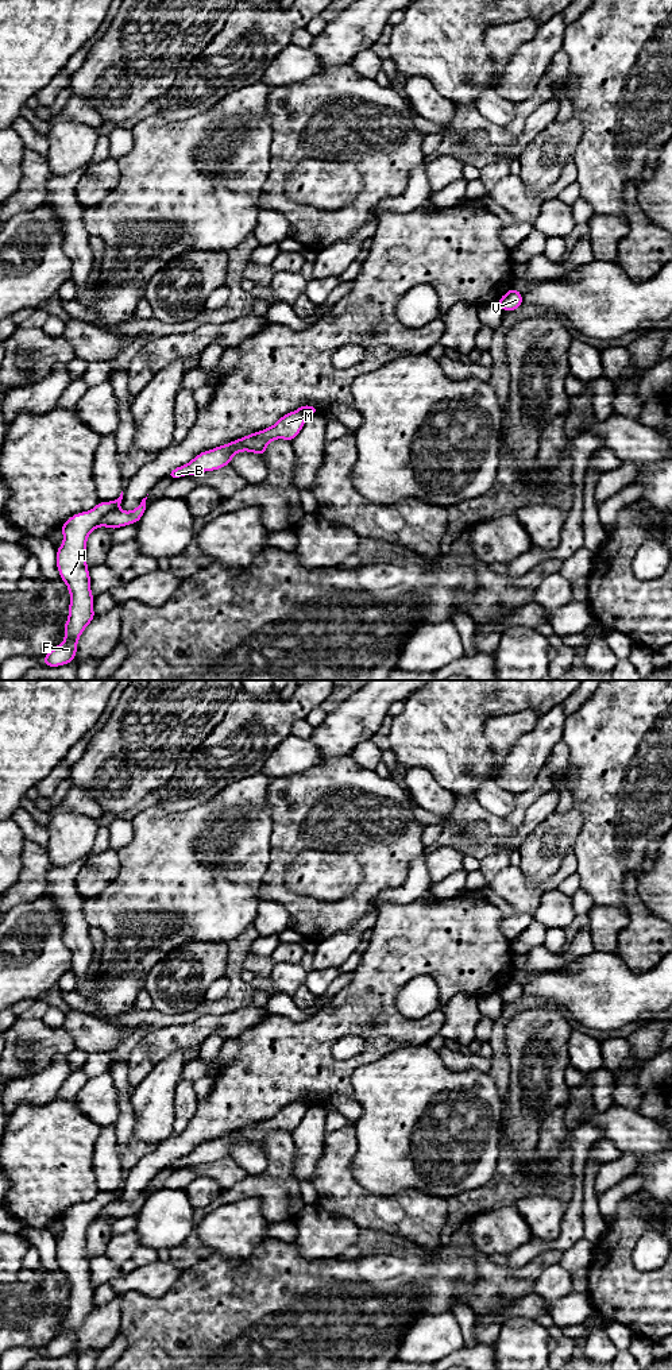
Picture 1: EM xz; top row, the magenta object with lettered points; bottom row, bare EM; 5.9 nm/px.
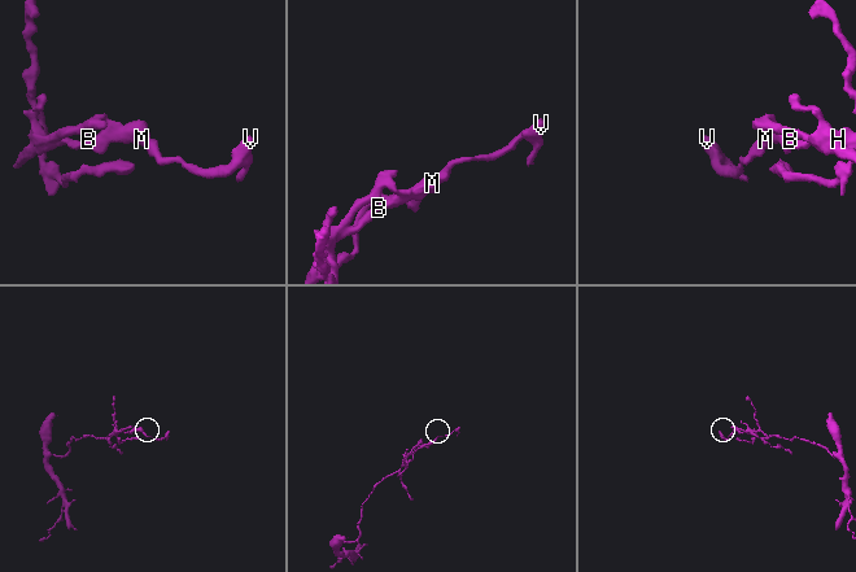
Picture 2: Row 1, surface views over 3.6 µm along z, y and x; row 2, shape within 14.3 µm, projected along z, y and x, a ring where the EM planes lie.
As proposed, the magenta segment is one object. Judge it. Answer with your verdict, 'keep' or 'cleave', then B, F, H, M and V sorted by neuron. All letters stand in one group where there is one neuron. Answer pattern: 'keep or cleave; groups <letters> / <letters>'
cleave; groups B F H M / V

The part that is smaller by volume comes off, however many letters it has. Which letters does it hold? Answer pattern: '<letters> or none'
V

